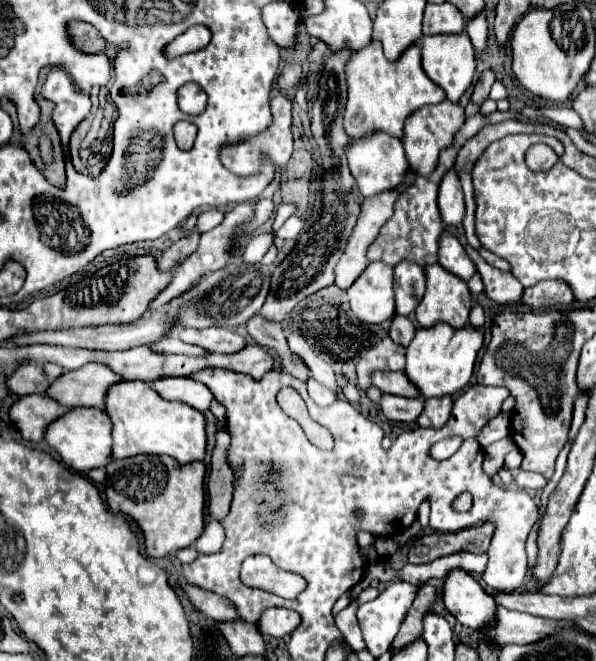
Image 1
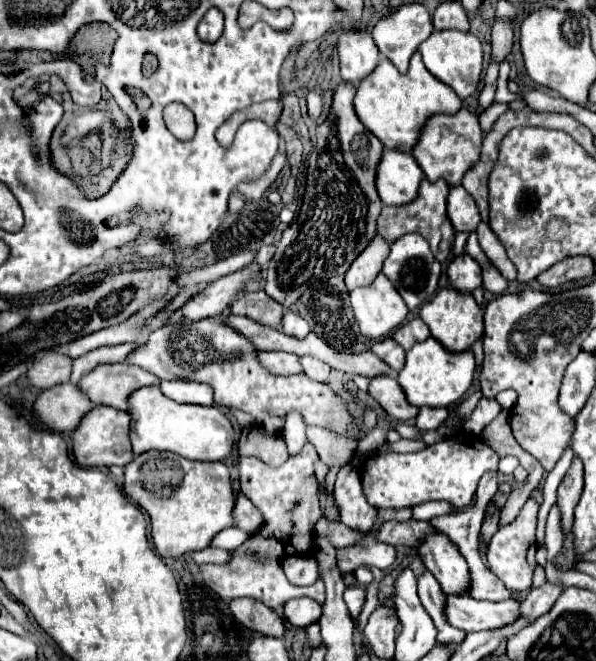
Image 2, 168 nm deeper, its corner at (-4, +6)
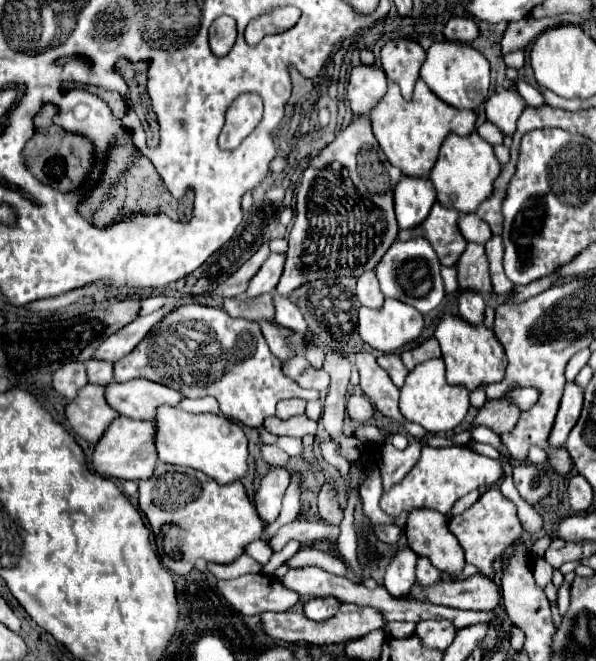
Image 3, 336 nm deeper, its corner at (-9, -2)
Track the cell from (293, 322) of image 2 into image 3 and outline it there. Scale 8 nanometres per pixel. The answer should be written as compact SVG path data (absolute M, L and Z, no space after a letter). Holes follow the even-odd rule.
M274 294L274 302L276 302L276 322L282 328L288 328L288 330L294 330L300 334L304 334L304 330L308 330L308 324L296 304L292 304L288 298L280 298L278 294Z

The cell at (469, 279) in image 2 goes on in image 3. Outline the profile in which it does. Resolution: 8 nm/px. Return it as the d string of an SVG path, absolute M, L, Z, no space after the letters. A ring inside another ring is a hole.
M462 288L460 296L458 296L458 304L460 304L460 316L464 316L464 320L468 320L470 324L482 324L484 300L480 298L480 294L476 290Z

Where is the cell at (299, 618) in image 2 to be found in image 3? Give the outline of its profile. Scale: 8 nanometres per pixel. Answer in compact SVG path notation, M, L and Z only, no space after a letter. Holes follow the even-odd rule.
M310 598L304 602L304 614L314 622L332 618L338 612L338 608L340 602L336 602L336 598Z

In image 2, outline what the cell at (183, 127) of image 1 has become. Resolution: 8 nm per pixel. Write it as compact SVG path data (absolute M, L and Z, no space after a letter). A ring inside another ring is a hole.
M169 104L163 112L165 124L179 140L191 140L195 134L195 116L183 104Z

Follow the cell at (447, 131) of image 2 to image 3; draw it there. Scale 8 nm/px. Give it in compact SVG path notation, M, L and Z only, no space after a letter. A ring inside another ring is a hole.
M474 130L466 136L448 134L442 142L438 160L430 170L430 180L436 188L438 202L442 206L452 206L462 214L474 212L480 202L484 202L492 194L492 182L500 174L500 162L494 156L492 146Z

